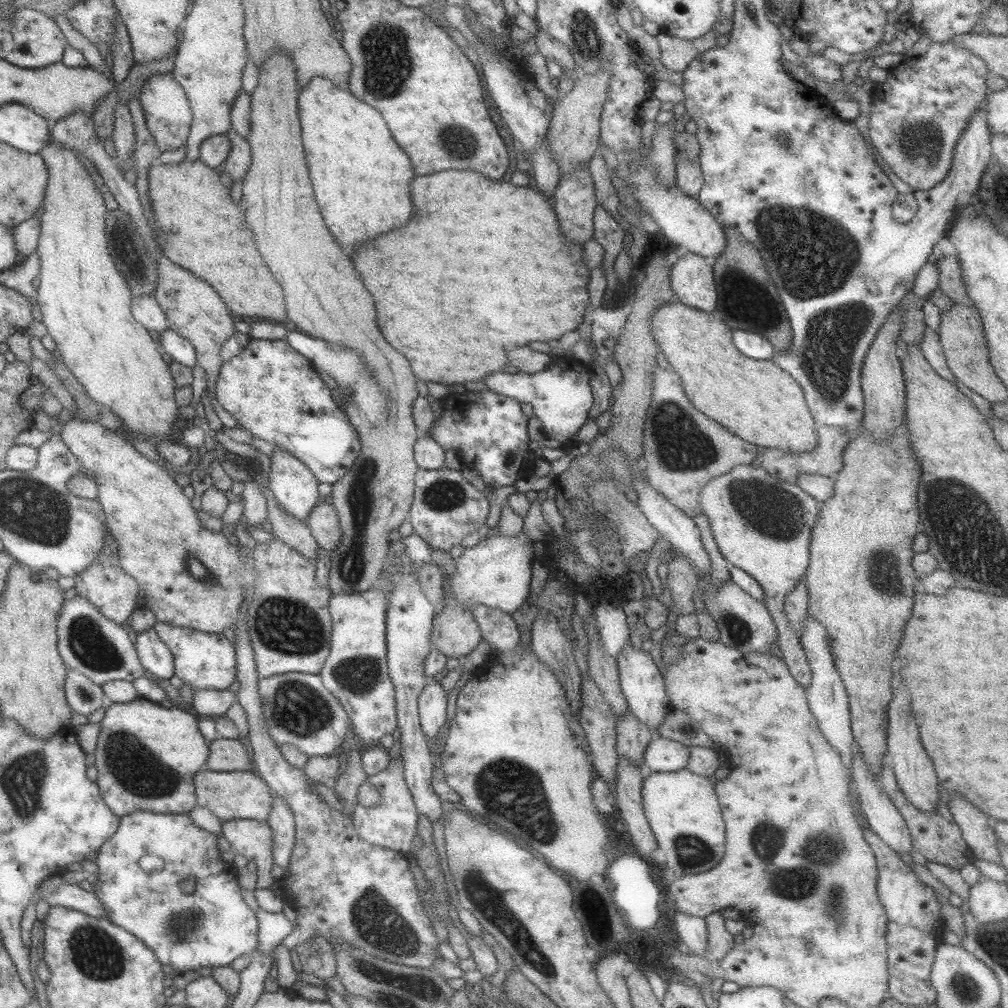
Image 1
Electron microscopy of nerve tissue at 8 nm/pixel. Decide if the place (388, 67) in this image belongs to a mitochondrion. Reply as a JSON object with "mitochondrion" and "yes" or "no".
{"mitochondrion":"yes"}

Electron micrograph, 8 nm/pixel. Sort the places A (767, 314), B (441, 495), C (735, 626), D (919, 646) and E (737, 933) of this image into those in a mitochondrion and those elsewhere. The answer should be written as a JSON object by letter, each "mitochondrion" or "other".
{"A":"mitochondrion","B":"mitochondrion","C":"mitochondrion","D":"other","E":"other"}

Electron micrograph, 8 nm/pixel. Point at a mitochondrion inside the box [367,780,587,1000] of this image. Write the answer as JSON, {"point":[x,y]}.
{"point":[491,901]}

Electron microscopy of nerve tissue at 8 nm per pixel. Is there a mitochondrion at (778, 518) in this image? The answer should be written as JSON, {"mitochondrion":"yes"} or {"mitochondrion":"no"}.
{"mitochondrion":"yes"}

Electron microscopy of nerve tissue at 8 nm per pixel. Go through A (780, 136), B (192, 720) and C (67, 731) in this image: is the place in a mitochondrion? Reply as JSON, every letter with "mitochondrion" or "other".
{"A":"mitochondrion","B":"other","C":"other"}

